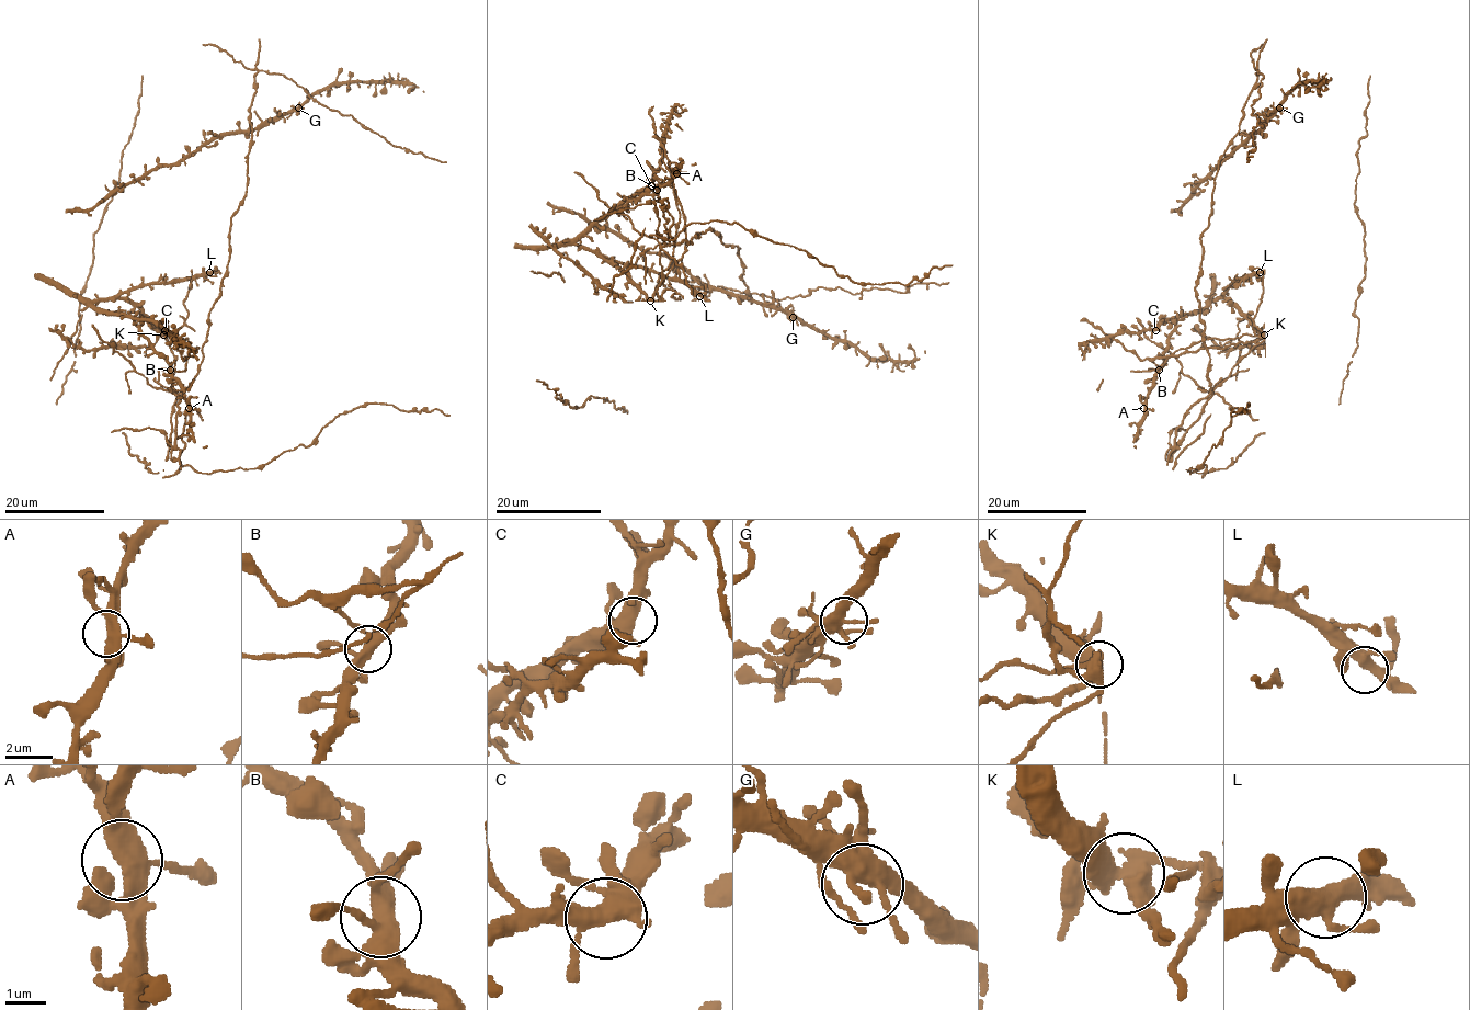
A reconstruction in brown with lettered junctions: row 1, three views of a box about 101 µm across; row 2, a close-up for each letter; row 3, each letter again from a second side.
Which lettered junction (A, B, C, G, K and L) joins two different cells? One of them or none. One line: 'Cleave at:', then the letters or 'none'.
Cleave at: K

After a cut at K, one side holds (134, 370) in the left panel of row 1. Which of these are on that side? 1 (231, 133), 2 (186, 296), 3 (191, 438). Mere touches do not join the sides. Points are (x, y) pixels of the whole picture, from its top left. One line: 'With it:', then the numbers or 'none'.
With it: 2

